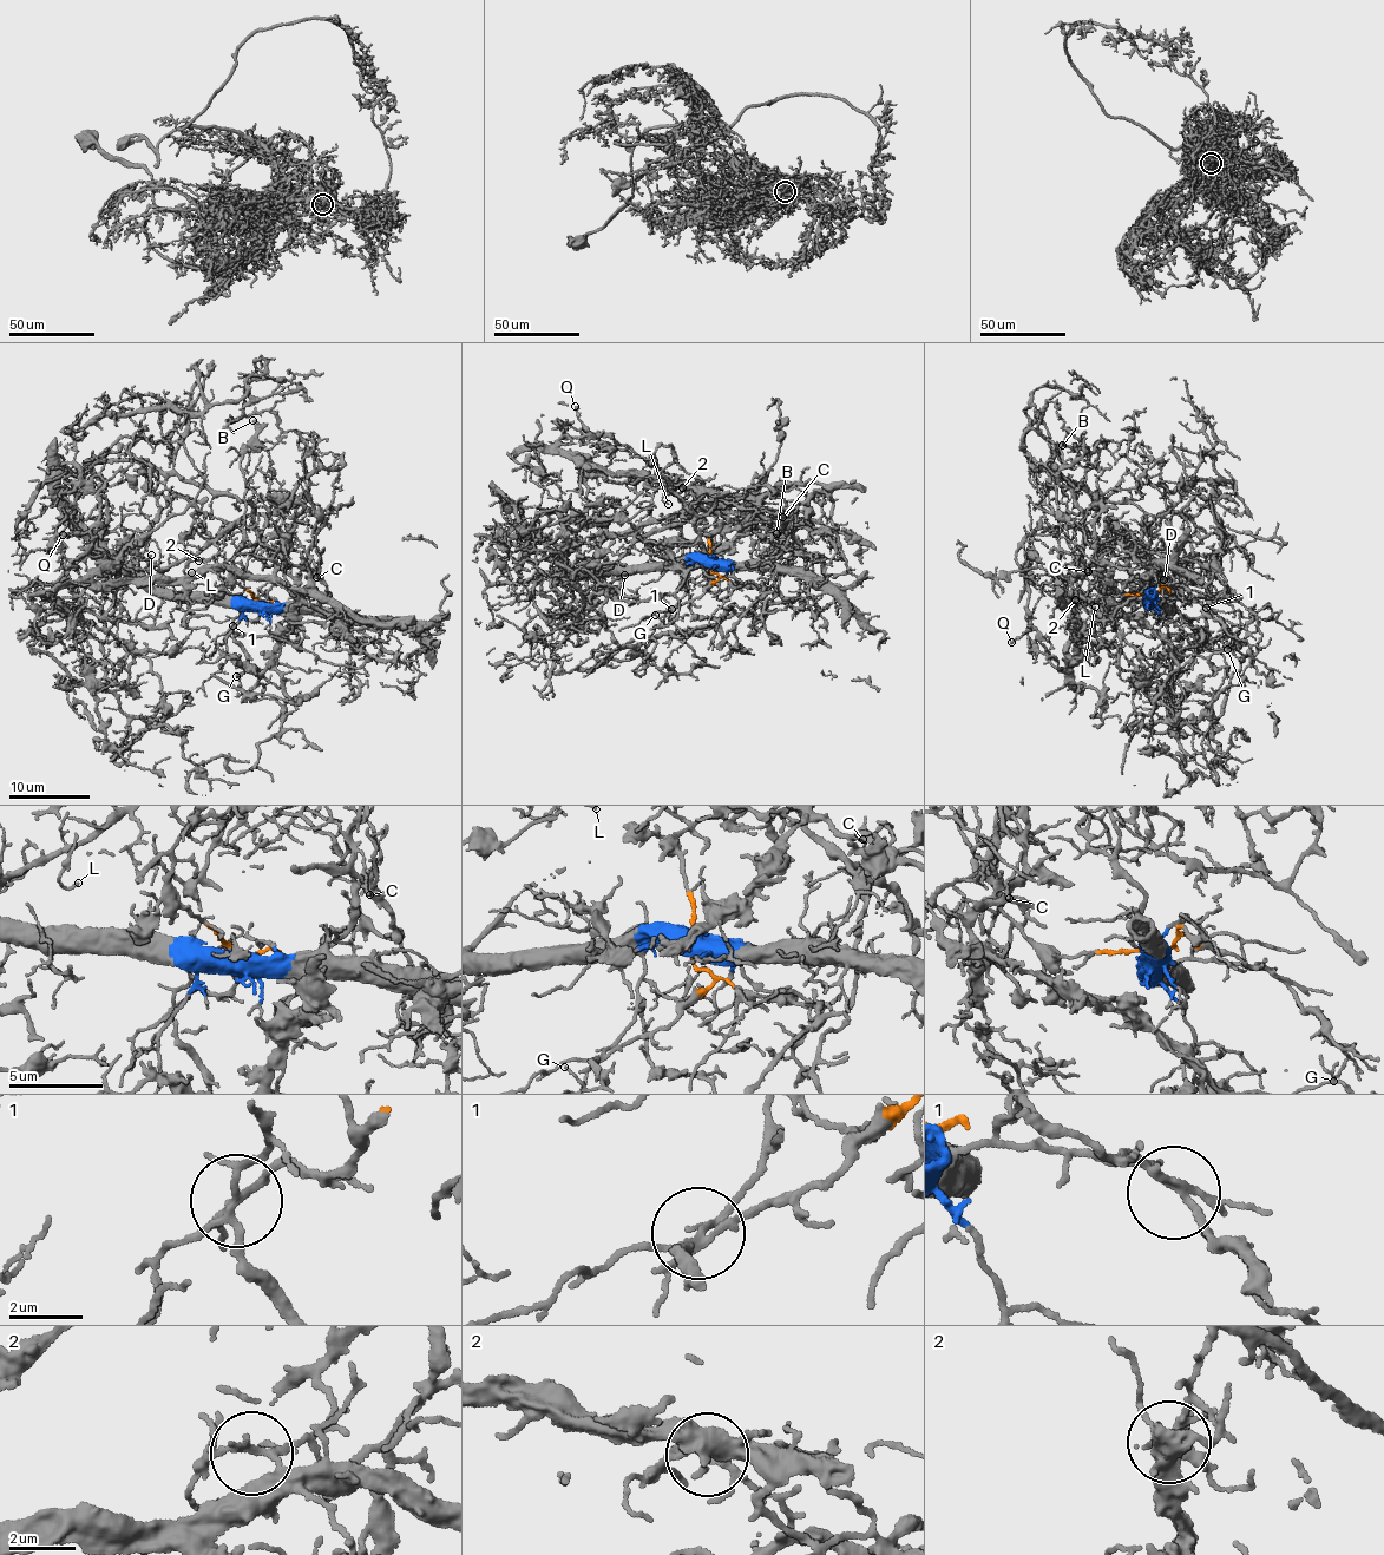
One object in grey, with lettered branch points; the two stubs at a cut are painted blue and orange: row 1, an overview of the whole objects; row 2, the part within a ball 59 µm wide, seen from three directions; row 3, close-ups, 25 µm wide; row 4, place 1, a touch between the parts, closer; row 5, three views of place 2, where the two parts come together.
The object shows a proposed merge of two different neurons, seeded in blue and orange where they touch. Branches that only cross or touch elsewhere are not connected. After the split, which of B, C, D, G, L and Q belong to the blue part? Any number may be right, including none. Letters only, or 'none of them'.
D, G

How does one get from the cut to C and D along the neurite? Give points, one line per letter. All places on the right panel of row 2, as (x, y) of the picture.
C: (1150, 594), (1112, 597), (1091, 584), (1081, 597), (1073, 590), (1076, 576), (1083, 575), (1094, 553), (1088, 571)
D: (1150, 595), (1146, 598), (1158, 609), (1160, 602), (1171, 609), (1165, 604), (1167, 592), (1163, 579)

